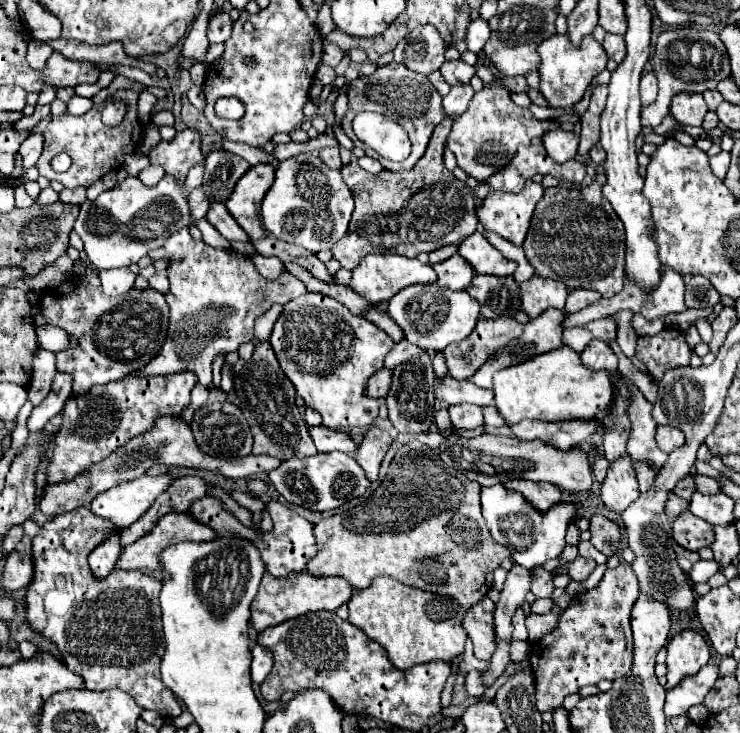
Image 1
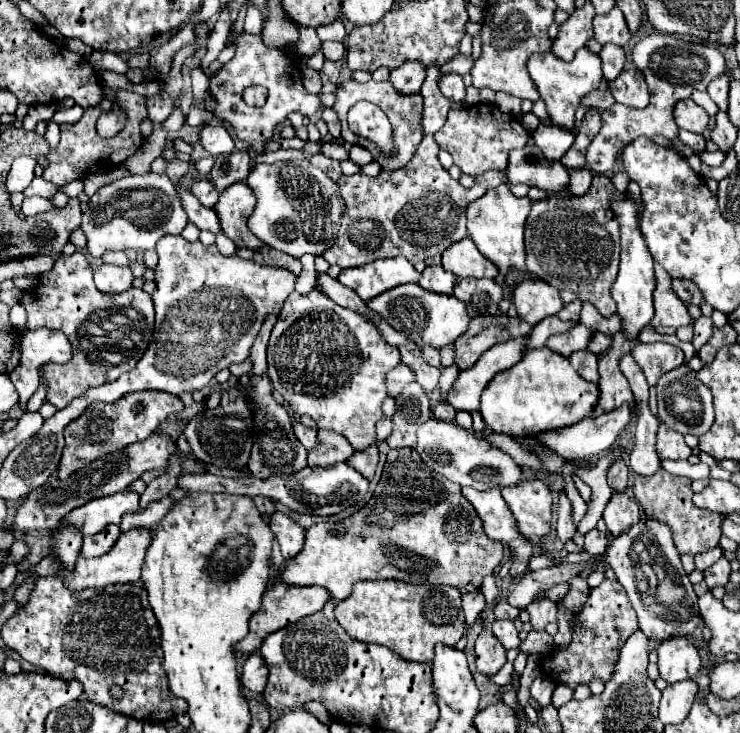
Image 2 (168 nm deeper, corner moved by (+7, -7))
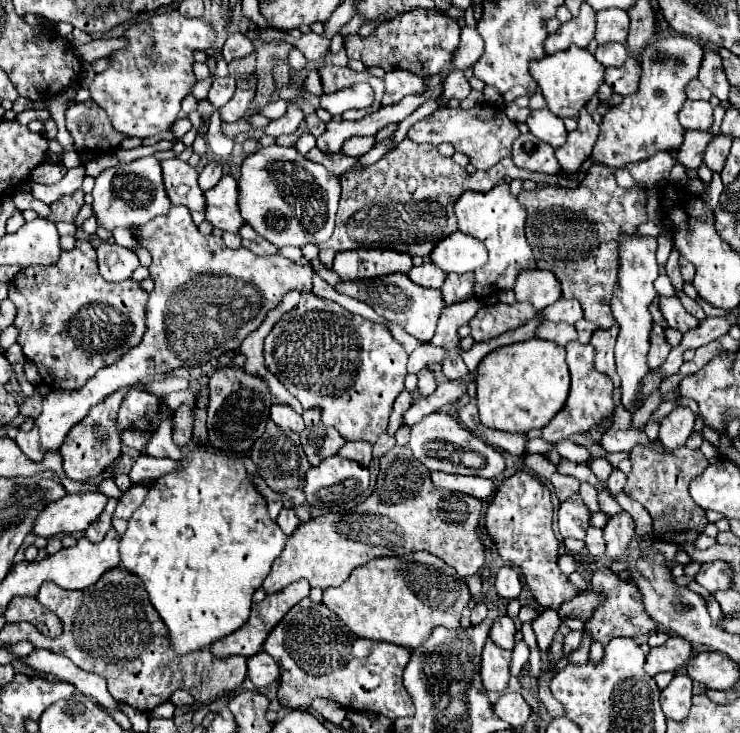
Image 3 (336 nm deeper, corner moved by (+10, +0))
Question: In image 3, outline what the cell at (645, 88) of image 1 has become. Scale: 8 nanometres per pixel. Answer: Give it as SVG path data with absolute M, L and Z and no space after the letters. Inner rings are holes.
M628 57L622 67L606 69L606 83L614 93L620 93L624 97L634 95L640 85L640 63Z

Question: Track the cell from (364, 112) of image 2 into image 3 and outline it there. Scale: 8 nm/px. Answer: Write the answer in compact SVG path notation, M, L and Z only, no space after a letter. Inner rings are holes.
M358 83L358 85L346 87L338 93L320 97L322 107L332 115L342 113L346 109L366 109L372 105L372 101L374 101L374 91L368 83Z

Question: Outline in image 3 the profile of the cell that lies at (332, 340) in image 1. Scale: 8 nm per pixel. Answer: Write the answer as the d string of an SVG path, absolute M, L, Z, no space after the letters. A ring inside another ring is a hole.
M302 293L300 297L300 303L288 311L286 315L282 315L282 319L274 325L274 329L268 333L266 341L264 341L264 365L266 369L278 377L278 381L302 403L304 409L318 409L322 413L322 421L324 425L330 425L330 427L336 427L338 433L346 439L346 441L368 441L368 443L376 443L376 439L386 433L386 427L388 427L388 417L392 413L392 403L394 399L404 391L404 379L406 379L406 363L408 363L408 353L404 351L404 347L392 337L392 333L380 325L380 323L372 323L360 315L354 315L350 311L346 311L344 307L340 307L338 303L334 301L328 301L328 299L320 299L316 297L314 293Z

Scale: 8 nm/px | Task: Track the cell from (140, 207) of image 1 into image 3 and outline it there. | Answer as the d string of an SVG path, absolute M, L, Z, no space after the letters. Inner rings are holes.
M142 157L126 165L116 165L104 169L96 177L96 185L92 191L94 197L94 213L98 217L98 225L106 229L116 227L132 227L150 221L156 215L164 215L170 209L170 199L164 191L162 169L156 157Z

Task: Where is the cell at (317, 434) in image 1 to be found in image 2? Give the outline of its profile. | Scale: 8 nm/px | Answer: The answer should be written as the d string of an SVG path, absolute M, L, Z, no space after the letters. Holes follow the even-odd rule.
M295 424L293 426L293 432L295 436L299 438L299 442L305 446L305 450L313 450L317 444L319 444L319 438L317 438L317 430L311 430L311 428L305 428L303 424Z

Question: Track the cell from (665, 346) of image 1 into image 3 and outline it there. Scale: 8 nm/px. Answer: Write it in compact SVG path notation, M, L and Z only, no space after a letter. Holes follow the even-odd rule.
M654 323L652 333L650 333L648 365L650 365L652 369L660 367L660 365L666 361L666 355L668 355L668 353L670 353L670 345L668 345L668 341L666 341L666 337L664 337L664 329L662 329L658 323Z

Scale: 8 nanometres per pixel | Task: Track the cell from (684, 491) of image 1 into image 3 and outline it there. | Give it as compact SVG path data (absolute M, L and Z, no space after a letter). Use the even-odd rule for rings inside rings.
M636 445L632 449L632 471L628 475L624 493L638 501L654 519L654 537L660 537L664 541L684 545L688 555L694 555L694 539L702 533L708 519L702 507L694 503L694 499L688 493L688 485L694 477L702 475L702 471L708 467L708 459L702 455L700 449L688 449L678 447L678 451L656 451L650 447Z

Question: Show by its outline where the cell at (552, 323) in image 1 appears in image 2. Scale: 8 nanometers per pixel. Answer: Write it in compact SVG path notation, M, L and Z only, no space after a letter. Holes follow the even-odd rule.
M529 336L515 338L511 342L501 342L493 348L489 348L469 370L463 370L453 386L447 392L447 400L455 410L479 410L479 396L483 388L489 384L489 380L521 362L525 350L527 350Z

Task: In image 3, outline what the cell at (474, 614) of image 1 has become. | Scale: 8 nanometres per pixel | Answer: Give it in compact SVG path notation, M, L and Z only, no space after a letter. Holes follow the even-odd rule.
M490 639L482 653L482 683L488 691L504 691L510 681L510 661L512 653L498 649Z

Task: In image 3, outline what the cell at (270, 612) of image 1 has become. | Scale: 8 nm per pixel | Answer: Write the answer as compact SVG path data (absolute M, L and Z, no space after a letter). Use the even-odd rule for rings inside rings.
M302 579L302 581L290 583L286 589L278 591L278 593L274 593L274 595L266 595L266 599L264 599L262 603L252 603L250 619L244 623L244 627L240 627L238 631L234 631L234 633L230 633L230 635L218 639L216 643L212 643L212 645L210 645L210 653L212 653L214 657L218 657L218 659L224 659L224 657L230 657L230 655L242 655L242 657L248 659L248 657L256 655L256 653L262 649L262 645L264 645L268 633L278 625L278 621L288 613L288 609L294 607L294 605L296 605L298 601L302 601L304 597L308 597L308 593L310 593L310 585Z

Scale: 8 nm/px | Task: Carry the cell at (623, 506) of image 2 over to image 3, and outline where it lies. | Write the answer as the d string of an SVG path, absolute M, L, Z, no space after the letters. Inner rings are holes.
M618 513L608 519L608 525L604 527L604 539L606 539L606 555L612 561L624 559L628 555L628 547L634 541L634 521L628 513Z

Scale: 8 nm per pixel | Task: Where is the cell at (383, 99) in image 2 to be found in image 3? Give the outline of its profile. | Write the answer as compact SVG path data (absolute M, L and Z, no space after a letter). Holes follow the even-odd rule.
M320 65L318 67L318 73L320 73L320 79L322 79L322 87L324 87L324 93L336 93L344 87L350 87L354 83L368 83L374 93L376 93L376 99L372 103L370 109L364 109L364 111L346 111L346 119L348 121L356 121L360 119L362 115L366 113L374 113L380 109L380 101L382 101L382 95L384 95L384 81L378 79L378 77L372 77L370 73L362 71L362 73L356 73L348 67L336 67L336 65Z

